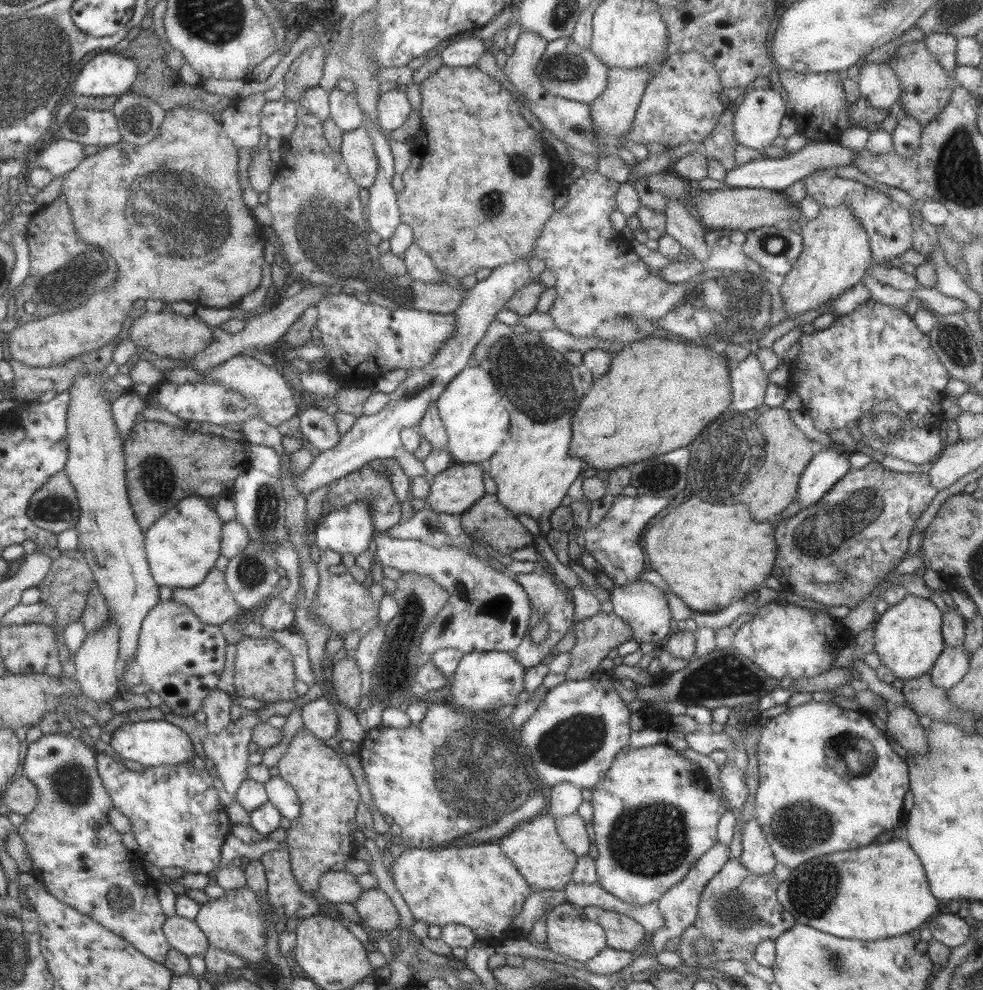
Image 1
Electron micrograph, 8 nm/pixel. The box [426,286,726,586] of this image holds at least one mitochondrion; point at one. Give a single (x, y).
(546, 389)

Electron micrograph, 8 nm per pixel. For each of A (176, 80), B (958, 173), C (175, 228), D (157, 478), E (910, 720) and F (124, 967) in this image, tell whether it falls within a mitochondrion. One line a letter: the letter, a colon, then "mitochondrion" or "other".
A: other
B: mitochondrion
C: mitochondrion
D: mitochondrion
E: other
F: other

